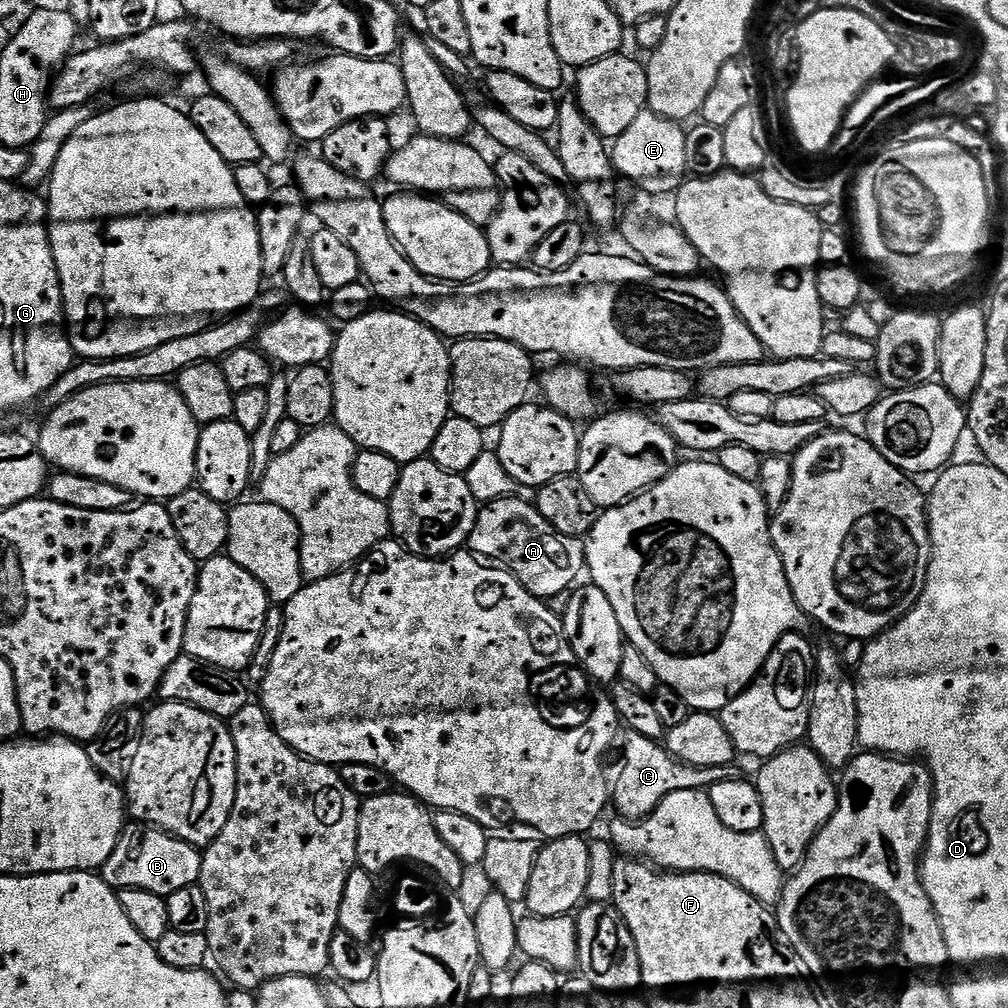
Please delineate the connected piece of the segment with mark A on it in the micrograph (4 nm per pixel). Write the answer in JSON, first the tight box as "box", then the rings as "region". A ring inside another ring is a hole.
{"box":[466,496,586,602],"region":[[[511,496],[483,505],[477,511],[474,530],[468,536],[466,548],[481,561],[498,567],[503,572],[509,572],[531,596],[538,596],[541,600],[548,602],[551,601],[551,596],[562,595],[563,597],[577,583],[575,580],[579,578],[580,572],[582,576],[586,568],[584,545],[585,541],[581,537],[564,536],[558,530],[554,530],[554,526],[550,526],[550,522],[542,518],[535,503],[527,504]]]}

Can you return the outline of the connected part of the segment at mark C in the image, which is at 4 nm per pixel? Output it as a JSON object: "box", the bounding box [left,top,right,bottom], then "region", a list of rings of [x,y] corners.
{"box":[610,734,746,822],"region":[[[632,734],[624,744],[624,769],[620,777],[614,780],[610,792],[610,800],[621,812],[623,819],[628,822],[639,822],[649,816],[666,798],[666,794],[674,794],[678,790],[707,790],[718,782],[738,781],[745,779],[746,773],[731,764],[726,767],[694,768],[689,764],[681,764],[675,760],[663,743],[642,738]]]}

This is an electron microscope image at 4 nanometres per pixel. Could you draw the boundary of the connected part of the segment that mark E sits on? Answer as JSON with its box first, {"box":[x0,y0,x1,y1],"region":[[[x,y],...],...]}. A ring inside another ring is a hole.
{"box":[611,110,688,196],"region":[[[645,110],[634,118],[626,134],[616,137],[611,145],[612,166],[621,177],[633,180],[652,196],[675,193],[688,176],[686,166],[685,129],[679,123],[662,118],[656,112]]]}

